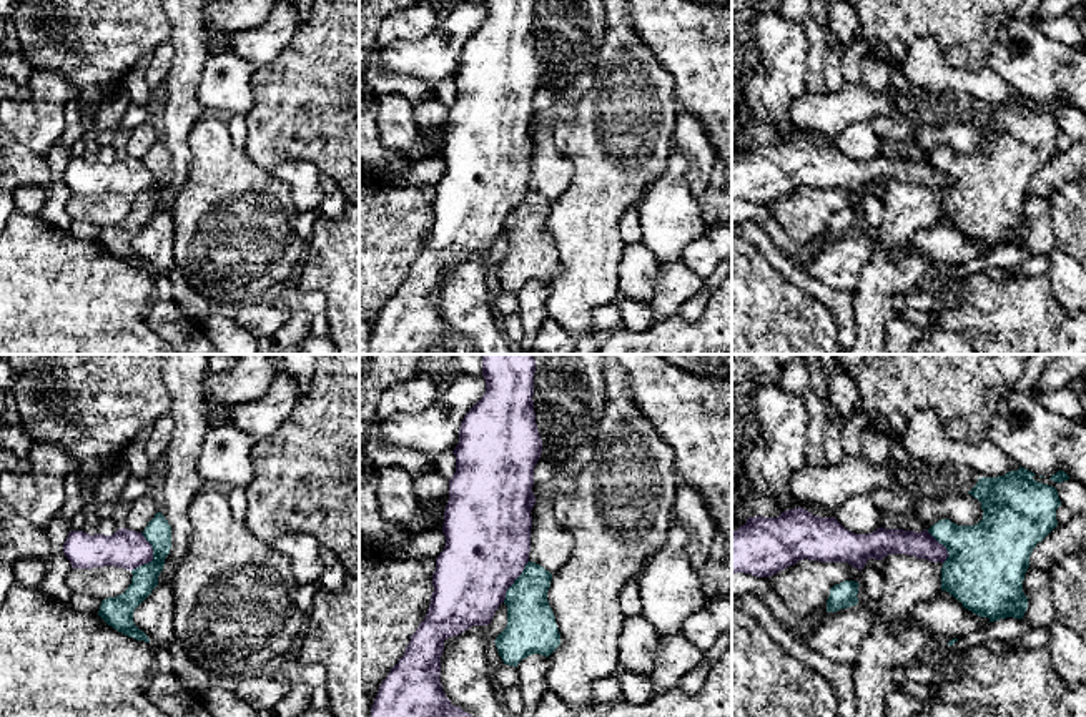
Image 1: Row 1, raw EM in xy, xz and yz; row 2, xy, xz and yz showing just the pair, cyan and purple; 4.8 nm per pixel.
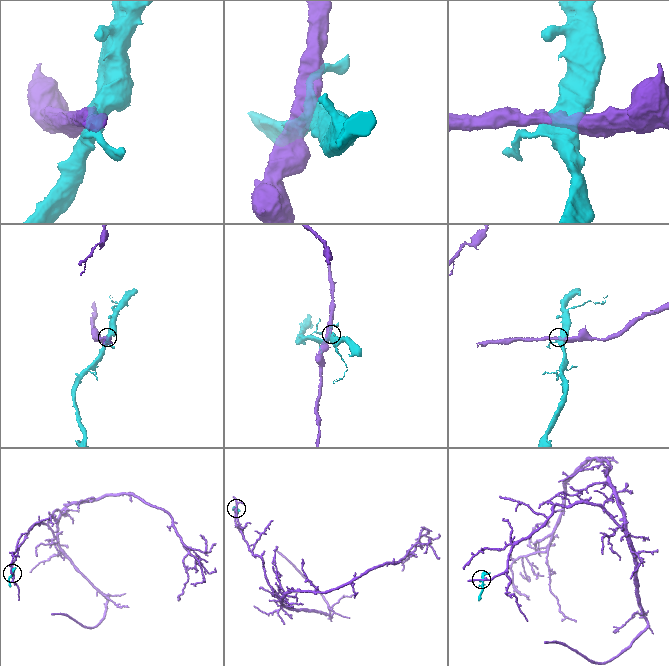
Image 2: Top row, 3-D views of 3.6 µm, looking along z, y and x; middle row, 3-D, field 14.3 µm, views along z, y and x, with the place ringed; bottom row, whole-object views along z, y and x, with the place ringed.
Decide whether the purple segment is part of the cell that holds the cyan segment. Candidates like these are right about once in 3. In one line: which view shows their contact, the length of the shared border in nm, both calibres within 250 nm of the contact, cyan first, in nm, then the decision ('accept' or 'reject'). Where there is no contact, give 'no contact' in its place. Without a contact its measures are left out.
meets cyan in xy; contact 200 nm long; 130 nm thick on the cyan side, 190 nm on the other; reject

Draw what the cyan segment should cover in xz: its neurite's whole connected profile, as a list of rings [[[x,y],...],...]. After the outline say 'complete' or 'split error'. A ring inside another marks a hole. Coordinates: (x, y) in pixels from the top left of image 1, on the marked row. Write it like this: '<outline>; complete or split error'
[[[527,562],[522,574],[507,589],[507,626],[496,637],[504,664],[517,664],[532,655],[549,657],[560,645],[560,634],[547,601],[552,574],[536,562]]]; complete

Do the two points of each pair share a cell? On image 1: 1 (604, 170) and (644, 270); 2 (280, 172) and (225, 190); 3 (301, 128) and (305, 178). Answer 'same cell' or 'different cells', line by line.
1: different cells
2: different cells
3: different cells

